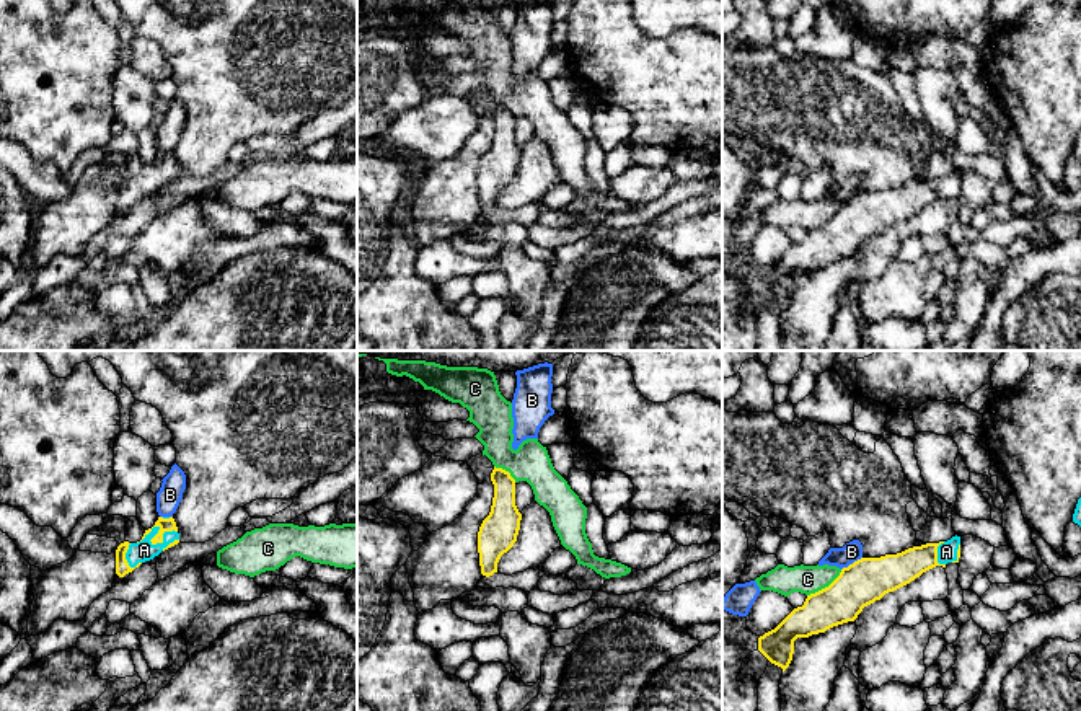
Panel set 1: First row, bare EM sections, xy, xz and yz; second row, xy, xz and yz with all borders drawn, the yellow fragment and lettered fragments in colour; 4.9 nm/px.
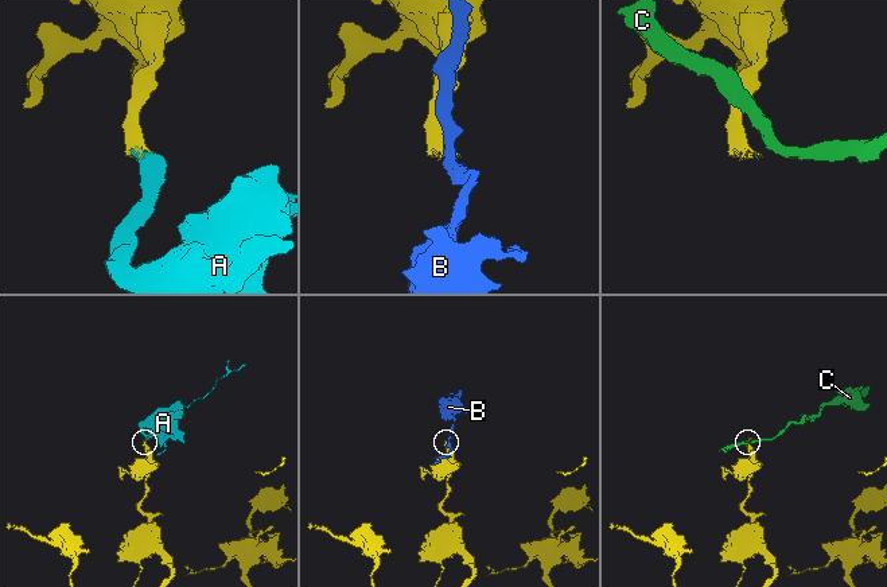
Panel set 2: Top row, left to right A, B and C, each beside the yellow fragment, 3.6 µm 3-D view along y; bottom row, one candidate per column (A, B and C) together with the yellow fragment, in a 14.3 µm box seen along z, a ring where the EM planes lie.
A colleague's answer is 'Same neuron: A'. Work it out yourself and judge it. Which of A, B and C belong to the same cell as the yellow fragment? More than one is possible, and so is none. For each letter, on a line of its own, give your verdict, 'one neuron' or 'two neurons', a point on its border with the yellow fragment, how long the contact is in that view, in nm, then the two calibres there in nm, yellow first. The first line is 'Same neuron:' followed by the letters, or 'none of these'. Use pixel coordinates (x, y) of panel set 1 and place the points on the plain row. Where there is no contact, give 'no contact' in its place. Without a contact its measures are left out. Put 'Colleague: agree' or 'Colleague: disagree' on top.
Colleague: agree
Same neuron: A
A: one neuron; meets yellow in xy at (152, 173); contact 220 nm long; 60 nm thick on the yellow side, 100 nm on the other
B: two neurons; meets yellow in yz at (853, 198); contact 120 nm long; 220 nm thick on the yellow side, 100 nm on the other
C: two neurons; meets yellow in yz at (825, 222); contact 220 nm long; 220 nm thick on the yellow side, 140 nm on the other

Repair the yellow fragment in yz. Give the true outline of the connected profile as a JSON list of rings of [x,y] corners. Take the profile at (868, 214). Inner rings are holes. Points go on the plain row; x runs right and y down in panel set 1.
[[[960,171],[926,178],[897,189],[861,192],[843,202],[825,223],[807,230],[774,264],[758,272],[758,285],[783,307],[794,289],[794,276],[854,256],[864,241],[880,235],[923,207],[947,197],[959,197]]]

